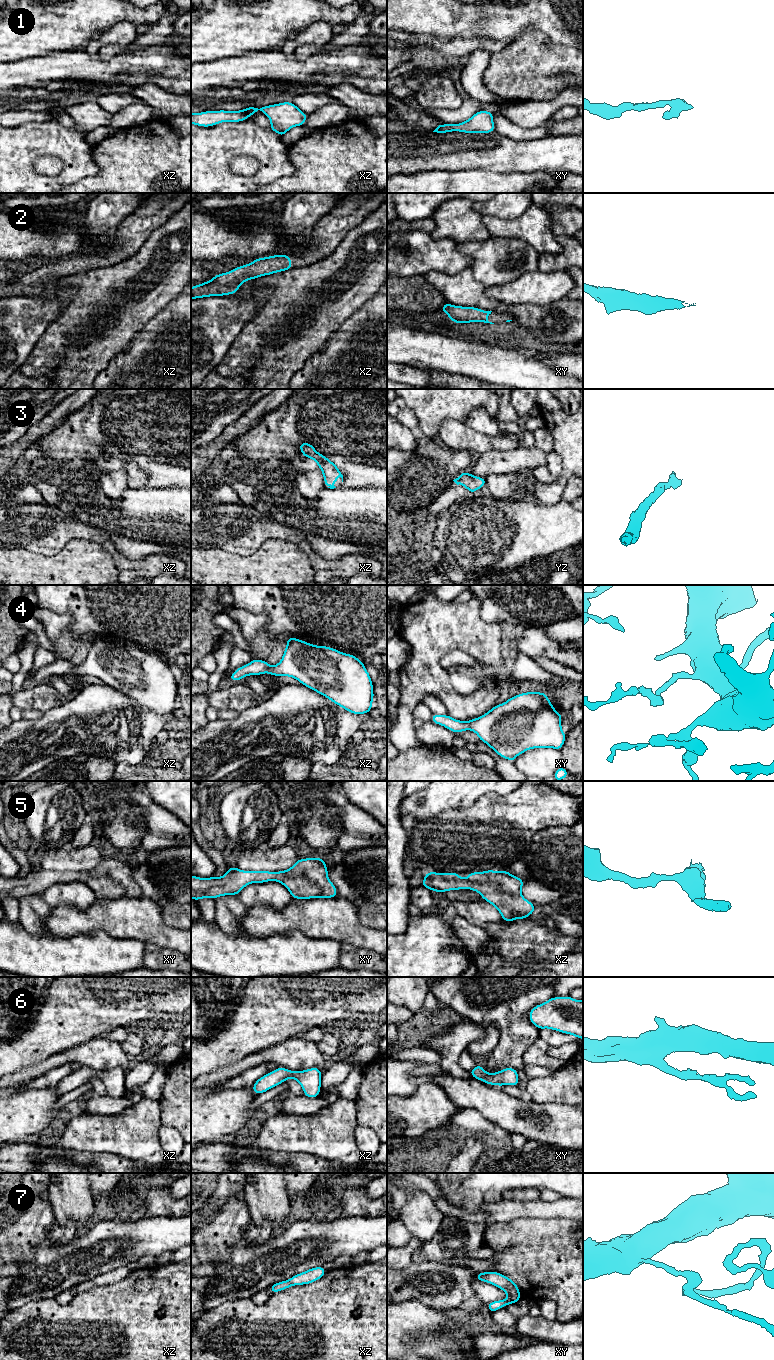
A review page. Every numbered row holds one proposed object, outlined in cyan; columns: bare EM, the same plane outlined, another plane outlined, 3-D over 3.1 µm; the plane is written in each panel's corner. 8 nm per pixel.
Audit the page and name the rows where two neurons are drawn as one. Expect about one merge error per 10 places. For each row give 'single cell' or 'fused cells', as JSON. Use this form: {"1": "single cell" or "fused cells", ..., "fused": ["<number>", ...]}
{"1": "single cell", "2": "single cell", "3": "single cell", "4": "single cell", "5": "single cell", "6": "single cell", "7": "single cell", "fused": []}

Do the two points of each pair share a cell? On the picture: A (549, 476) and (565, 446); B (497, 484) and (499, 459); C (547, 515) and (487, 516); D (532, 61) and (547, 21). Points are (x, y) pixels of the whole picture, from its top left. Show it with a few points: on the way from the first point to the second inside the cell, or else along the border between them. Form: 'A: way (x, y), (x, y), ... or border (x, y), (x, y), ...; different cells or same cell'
A: border (553, 450), (560, 457), (562, 466), (557, 479); different cells
B: border (521, 469), (515, 472), (489, 474), (485, 478); different cells
C: way (532, 517), (502, 517); same cell
D: border (520, 35), (540, 31), (552, 44), (563, 46); different cells

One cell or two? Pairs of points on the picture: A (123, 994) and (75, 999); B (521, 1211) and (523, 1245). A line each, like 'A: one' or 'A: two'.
A: one
B: two

